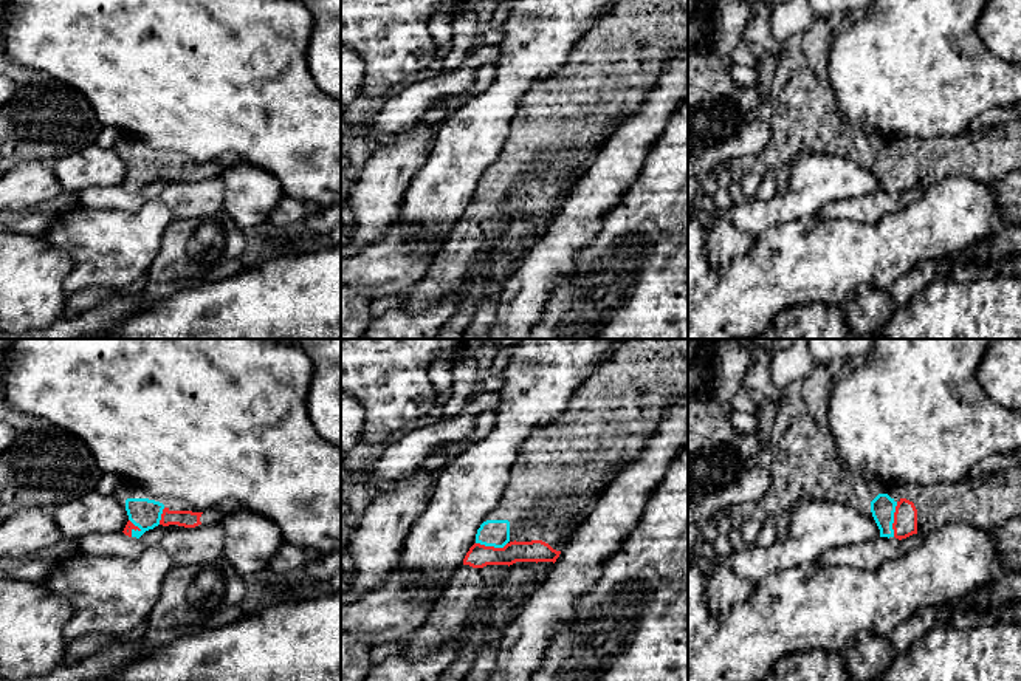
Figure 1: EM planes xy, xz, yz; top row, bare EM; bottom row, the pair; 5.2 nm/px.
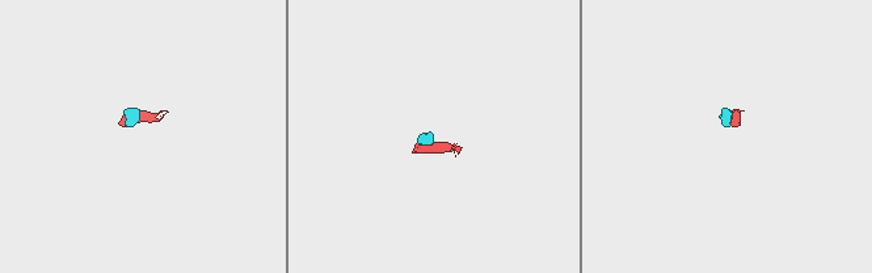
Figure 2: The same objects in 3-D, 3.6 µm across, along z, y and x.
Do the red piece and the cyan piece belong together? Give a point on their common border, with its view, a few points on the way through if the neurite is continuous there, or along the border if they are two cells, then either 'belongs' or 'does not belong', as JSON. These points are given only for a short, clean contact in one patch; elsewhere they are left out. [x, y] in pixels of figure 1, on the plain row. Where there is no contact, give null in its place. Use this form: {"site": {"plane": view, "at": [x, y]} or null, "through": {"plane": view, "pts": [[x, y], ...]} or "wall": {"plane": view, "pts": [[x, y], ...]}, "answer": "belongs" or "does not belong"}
{"site": {"plane": "yz", "at": [894, 172]}, "through": {"plane": "yz", "pts": [[905, 171], [894, 172], [882, 160]]}, "answer": "belongs"}

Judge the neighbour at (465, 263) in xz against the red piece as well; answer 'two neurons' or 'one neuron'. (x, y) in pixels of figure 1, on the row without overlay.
one neuron

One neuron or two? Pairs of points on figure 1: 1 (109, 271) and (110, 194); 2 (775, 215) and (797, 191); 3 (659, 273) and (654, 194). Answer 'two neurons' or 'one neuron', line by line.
1: two neurons
2: one neuron
3: one neuron

